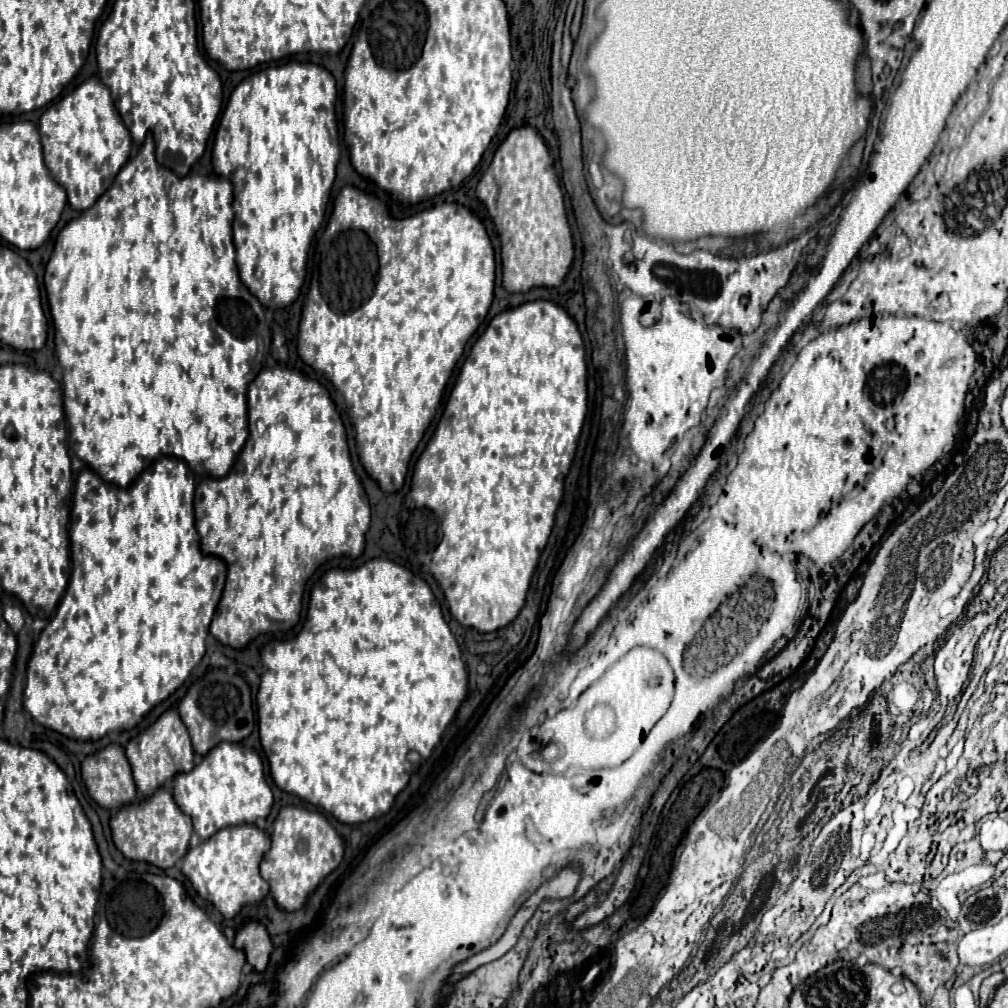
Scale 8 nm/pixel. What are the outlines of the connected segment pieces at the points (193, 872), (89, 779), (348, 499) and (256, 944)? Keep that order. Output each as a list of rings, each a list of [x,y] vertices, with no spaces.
[[[255,824],[227,826],[189,848],[183,856],[181,872],[191,880],[201,898],[207,898],[225,918],[233,918],[245,904],[255,904],[269,894],[269,884],[259,874],[259,862],[267,850],[269,838]]]
[[[109,744],[103,750],[85,756],[81,778],[89,796],[103,808],[117,810],[137,798],[131,768],[119,744]]]
[[[273,366],[273,368],[263,368],[255,380],[249,384],[247,392],[247,404],[249,404],[249,438],[239,452],[237,460],[233,462],[231,470],[223,478],[203,478],[201,484],[195,488],[195,522],[197,522],[197,532],[201,536],[201,548],[205,554],[219,556],[227,564],[227,582],[223,588],[223,596],[217,604],[215,618],[211,620],[211,634],[221,642],[229,644],[231,648],[243,648],[251,638],[263,632],[275,632],[275,630],[287,630],[287,626],[295,626],[301,616],[301,600],[303,600],[303,588],[307,578],[327,560],[347,554],[357,558],[363,552],[365,546],[365,534],[369,530],[369,502],[367,494],[353,470],[349,448],[347,448],[347,436],[345,428],[341,422],[341,416],[337,414],[329,392],[311,378],[301,376],[295,370],[283,368],[283,366]]]
[[[247,922],[235,934],[235,948],[245,952],[247,962],[257,972],[263,972],[267,968],[273,944],[271,944],[271,938],[269,938],[269,934],[261,922]]]

